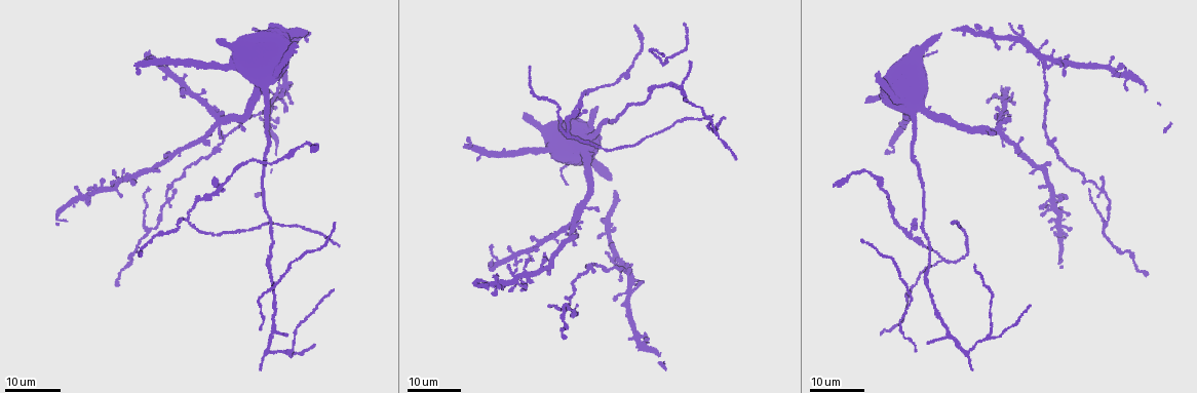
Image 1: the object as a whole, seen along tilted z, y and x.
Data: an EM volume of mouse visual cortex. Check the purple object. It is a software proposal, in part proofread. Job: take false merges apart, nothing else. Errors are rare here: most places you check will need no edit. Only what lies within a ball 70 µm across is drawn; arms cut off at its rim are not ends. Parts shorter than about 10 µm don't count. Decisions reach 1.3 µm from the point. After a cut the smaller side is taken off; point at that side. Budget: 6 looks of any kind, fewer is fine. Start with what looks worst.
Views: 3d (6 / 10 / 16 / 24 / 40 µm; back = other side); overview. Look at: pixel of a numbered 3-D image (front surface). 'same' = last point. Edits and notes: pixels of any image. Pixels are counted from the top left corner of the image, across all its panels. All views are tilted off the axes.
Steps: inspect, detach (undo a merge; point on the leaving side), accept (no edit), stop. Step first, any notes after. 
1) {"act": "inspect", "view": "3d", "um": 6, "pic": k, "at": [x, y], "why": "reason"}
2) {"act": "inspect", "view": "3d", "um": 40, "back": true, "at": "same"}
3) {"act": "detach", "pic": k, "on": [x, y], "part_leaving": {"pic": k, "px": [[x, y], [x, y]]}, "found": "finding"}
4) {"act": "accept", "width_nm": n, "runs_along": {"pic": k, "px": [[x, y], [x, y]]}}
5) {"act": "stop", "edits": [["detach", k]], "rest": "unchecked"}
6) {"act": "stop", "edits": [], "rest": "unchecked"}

{"act": "inspect", "view": "3d", "um": 16, "pic": 1, "at": [949, 333], "why": "three-way junction"}

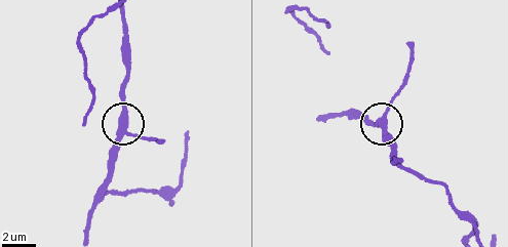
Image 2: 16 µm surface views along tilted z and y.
{"act": "inspect", "view": "3d", "um": 6, "pic": 2, "at": [122, 121], "why": "zoom in"}

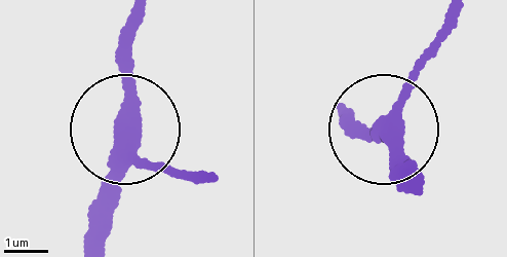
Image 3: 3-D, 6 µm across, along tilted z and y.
{"act": "accept", "arms": 3, "found": "one neuron here"}

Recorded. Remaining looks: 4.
{"act": "inspect", "view": "3d", "um": 16, "pic": 1, "at": [278, 82], "why": "looks like a crossing"}

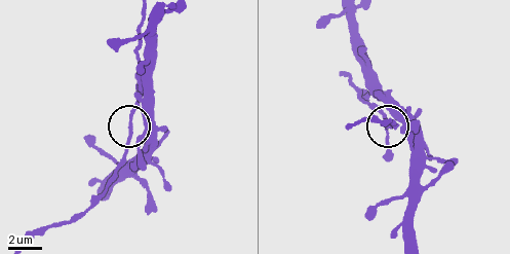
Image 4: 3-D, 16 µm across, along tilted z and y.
{"act": "inspect", "view": "3d", "um": 6, "pic": 4, "at": [131, 134]}

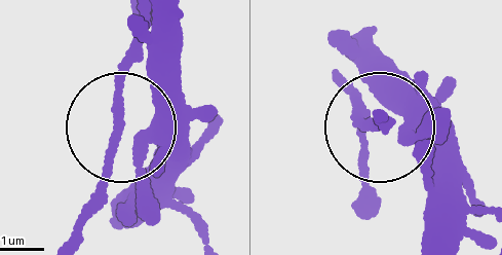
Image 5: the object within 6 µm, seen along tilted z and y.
{"act": "accept", "width_nm": 270, "found": "continuous, no second neuron"}

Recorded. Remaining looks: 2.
{"act": "inspect", "view": "3d", "um": 24, "pic": 1, "at": [944, 259], "why": "three arms meet"}

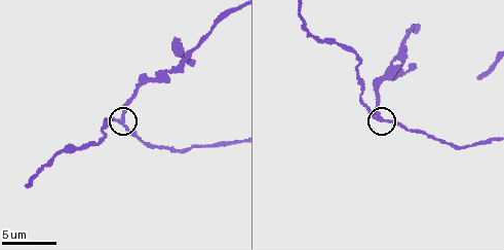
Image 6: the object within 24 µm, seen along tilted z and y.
{"act": "inspect", "view": "3d", "um": 10, "pic": 6, "at": [377, 119]}

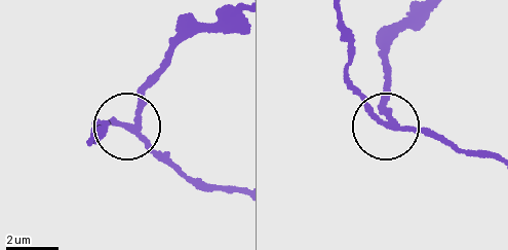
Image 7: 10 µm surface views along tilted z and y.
{"act": "detach", "pic": 7, "on": [141, 93], "arms": 3, "part_leaving": {"pic": 7, "px": [[133, 128], [169, 54], [224, 15]]}, "found": "two neurons meet here"}

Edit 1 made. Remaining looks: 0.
{"act": "stop", "edits": [["detach", 7]], "rest": "unchecked"}

